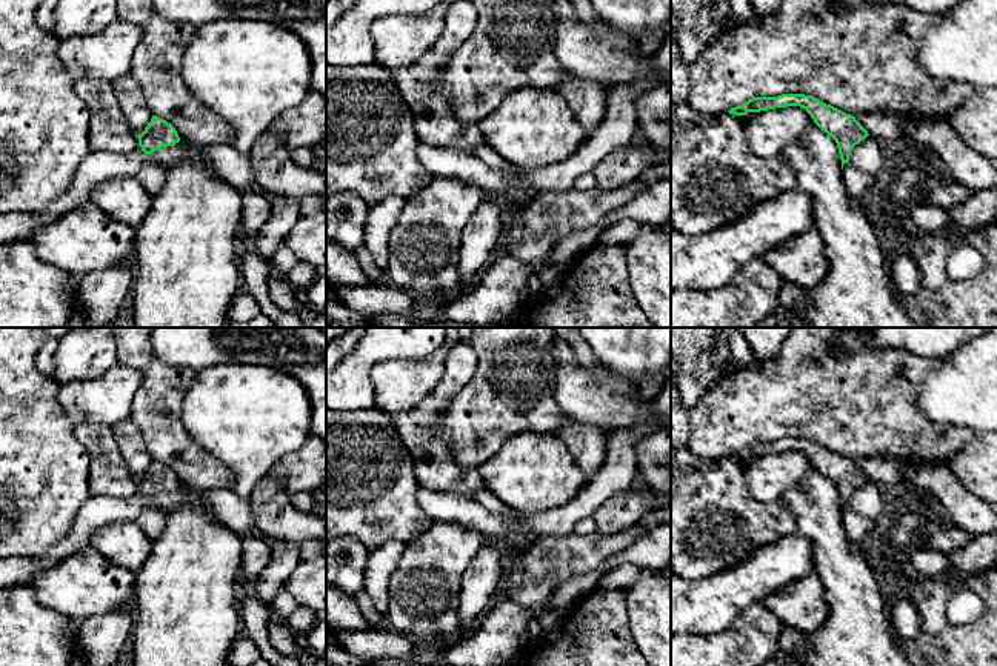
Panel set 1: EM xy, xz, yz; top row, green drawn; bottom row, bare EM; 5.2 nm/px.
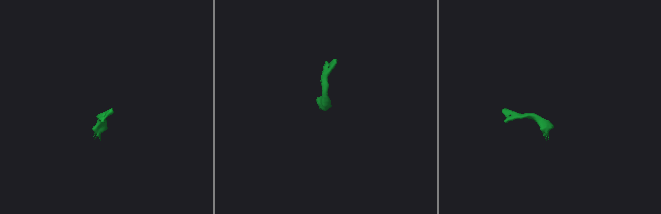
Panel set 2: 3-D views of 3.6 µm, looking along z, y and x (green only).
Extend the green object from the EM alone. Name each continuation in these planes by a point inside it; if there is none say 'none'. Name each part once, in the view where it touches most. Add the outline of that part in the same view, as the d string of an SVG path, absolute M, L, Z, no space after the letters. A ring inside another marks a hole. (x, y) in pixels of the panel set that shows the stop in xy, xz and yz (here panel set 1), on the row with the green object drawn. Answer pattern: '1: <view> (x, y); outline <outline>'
1: yz (860, 185); outline M849 162L843 165L843 178L852 197L866 200L872 197L874 175L857 171Z

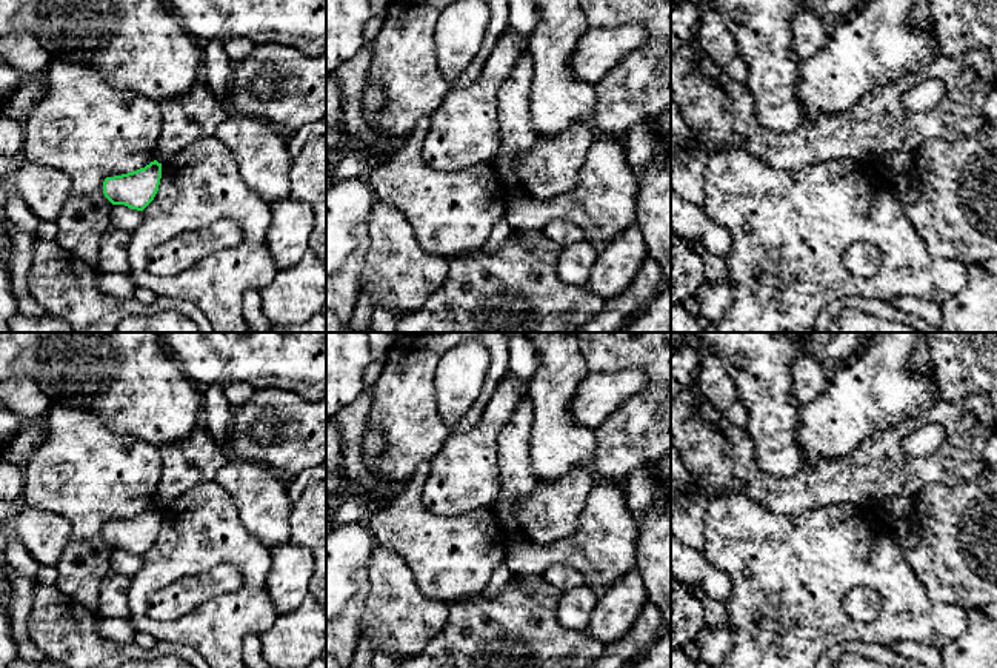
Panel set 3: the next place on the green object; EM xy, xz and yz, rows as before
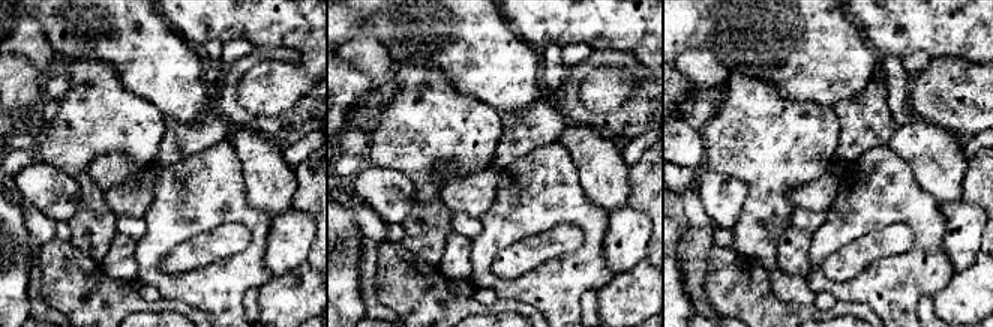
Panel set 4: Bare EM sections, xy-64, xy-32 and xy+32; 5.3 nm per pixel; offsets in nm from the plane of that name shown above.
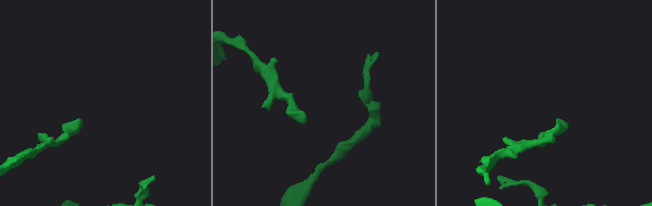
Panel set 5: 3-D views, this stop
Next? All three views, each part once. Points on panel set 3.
none

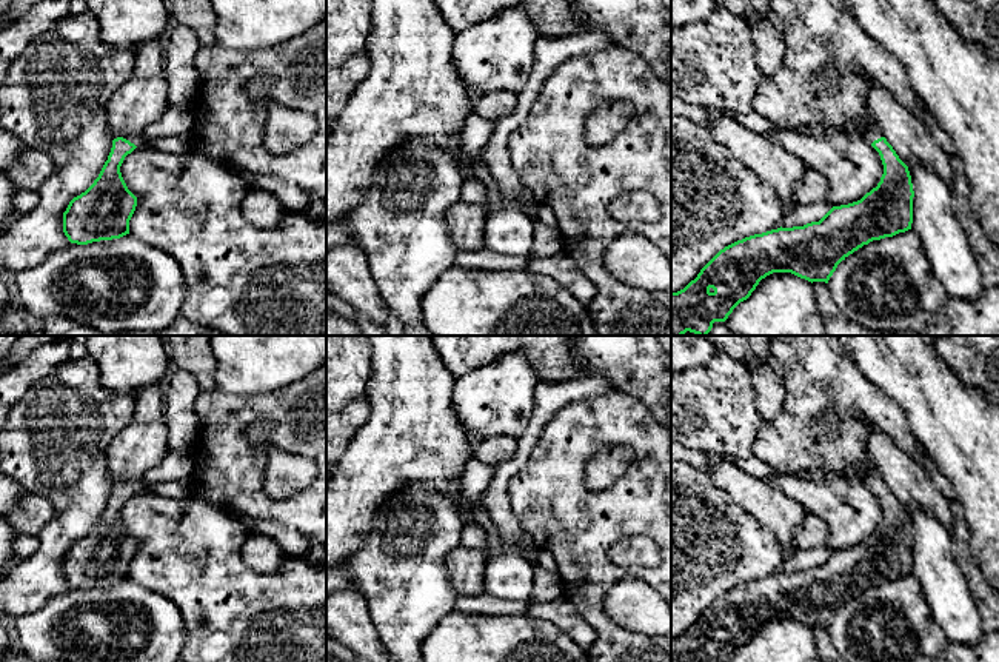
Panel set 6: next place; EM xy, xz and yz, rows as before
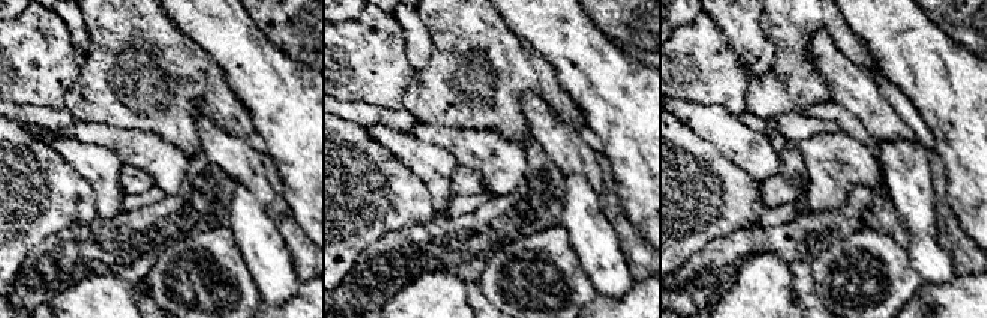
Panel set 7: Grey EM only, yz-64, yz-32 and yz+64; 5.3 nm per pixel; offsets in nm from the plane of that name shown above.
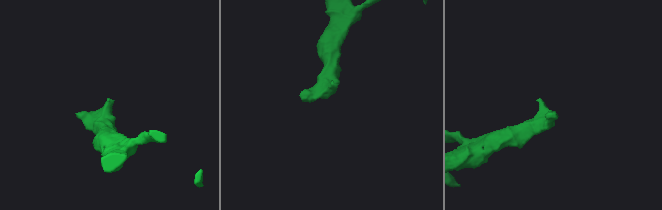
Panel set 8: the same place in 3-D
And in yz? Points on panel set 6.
1: yz (868, 130); outline M868 117L853 120L853 126L859 131L867 143L873 143L874 140L884 137L880 128Z

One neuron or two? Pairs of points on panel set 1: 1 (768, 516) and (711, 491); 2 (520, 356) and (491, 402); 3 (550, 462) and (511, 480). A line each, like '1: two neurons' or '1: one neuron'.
1: one neuron
2: one neuron
3: one neuron

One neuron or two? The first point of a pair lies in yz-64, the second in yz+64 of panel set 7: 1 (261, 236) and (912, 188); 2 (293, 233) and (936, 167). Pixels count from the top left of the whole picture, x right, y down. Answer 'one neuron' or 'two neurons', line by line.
1: one neuron
2: one neuron

